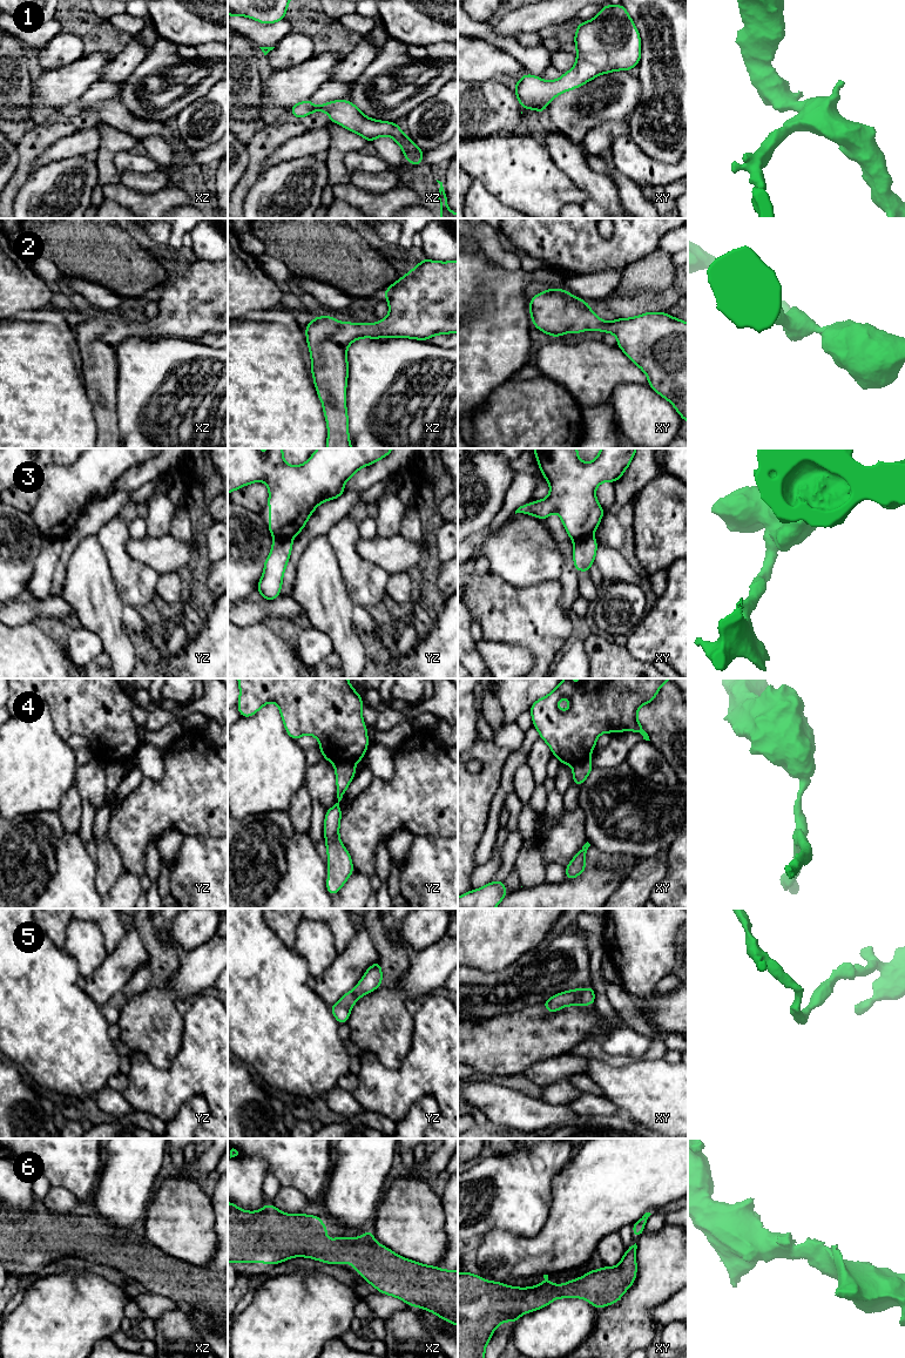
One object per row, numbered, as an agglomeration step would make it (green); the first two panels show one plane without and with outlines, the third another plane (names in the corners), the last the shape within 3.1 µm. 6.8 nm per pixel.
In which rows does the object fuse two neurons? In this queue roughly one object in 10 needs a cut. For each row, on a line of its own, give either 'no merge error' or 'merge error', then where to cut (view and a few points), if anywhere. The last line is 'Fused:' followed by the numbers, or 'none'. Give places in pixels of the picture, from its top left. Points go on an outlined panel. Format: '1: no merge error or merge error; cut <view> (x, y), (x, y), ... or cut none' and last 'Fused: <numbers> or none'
1: no merge error; cut none
2: no merge error; cut none
3: merge error; cut xy (592, 534), (573, 541)
4: merge error; cut yz (353, 763), (338, 763), (336, 765)
5: no merge error; cut none
6: no merge error; cut none
Fused: 3, 4

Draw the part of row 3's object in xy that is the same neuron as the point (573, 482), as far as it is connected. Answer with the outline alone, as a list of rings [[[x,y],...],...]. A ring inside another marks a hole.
[[[578,448],[533,450],[551,492],[546,499],[520,506],[515,514],[531,514],[546,520],[556,512],[573,541],[593,535],[605,514],[605,509],[595,496],[596,487],[603,481],[616,482],[630,465],[637,448],[601,448],[595,460],[590,462],[580,460]]]

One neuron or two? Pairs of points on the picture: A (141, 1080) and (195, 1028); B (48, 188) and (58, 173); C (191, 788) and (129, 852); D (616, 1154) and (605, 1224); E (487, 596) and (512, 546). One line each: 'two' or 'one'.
A: one
B: one
C: one
D: one
E: two

